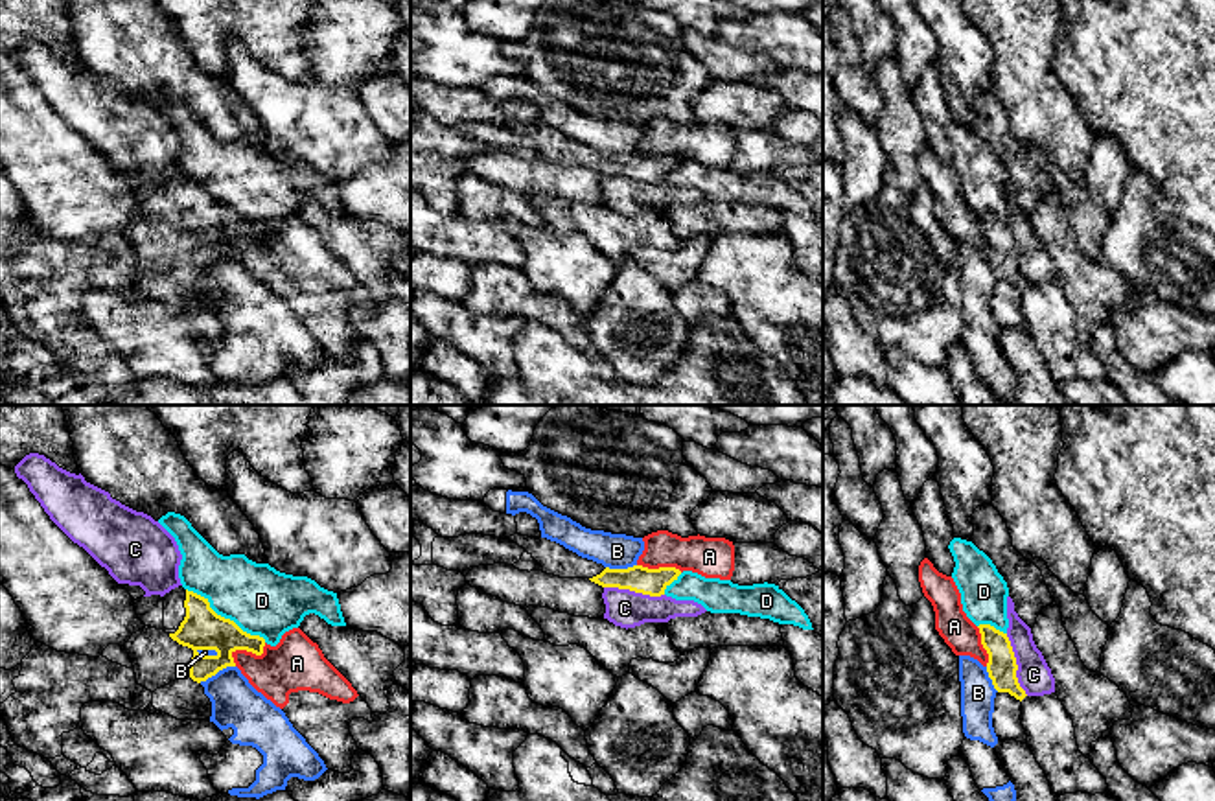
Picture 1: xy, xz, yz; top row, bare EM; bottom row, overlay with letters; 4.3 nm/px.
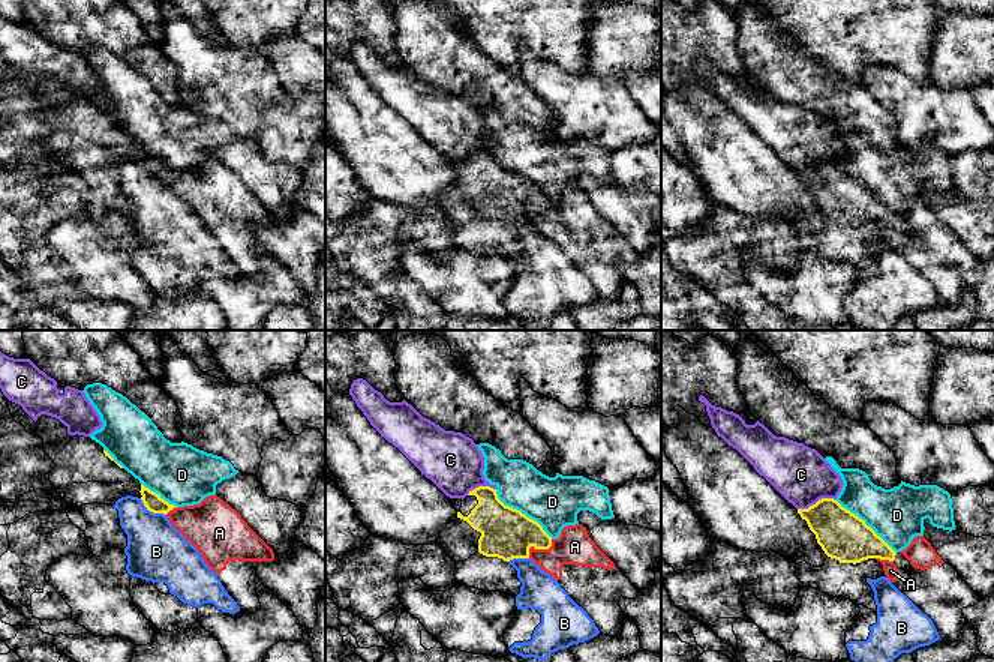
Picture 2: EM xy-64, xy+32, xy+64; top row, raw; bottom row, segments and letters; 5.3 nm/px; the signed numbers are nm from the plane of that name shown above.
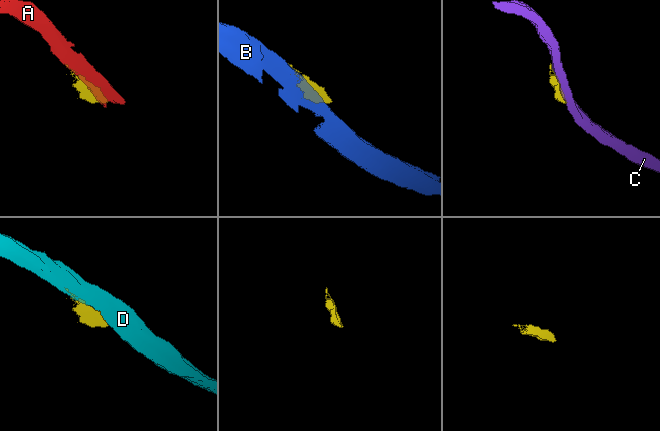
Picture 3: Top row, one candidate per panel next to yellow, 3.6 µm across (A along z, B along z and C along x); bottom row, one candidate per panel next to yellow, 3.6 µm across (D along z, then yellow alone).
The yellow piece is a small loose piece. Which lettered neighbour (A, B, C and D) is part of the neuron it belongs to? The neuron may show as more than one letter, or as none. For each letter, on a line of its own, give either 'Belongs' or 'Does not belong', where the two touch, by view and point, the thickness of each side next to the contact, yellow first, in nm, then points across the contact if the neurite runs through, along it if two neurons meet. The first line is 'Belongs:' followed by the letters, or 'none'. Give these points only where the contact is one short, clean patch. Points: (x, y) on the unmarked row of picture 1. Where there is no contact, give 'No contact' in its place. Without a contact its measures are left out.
Belongs: none
A: Does not belong. Touches yellow at xy (245, 236). Thickness 180 nm (yellow) against 240 nm. Boundary: xy (266, 231), (260, 242), (236, 238), (232, 242), (234, 253)
B: Does not belong. Touches yellow at xy (216, 260). Thickness 180 nm (yellow) against 220 nm
C: Does not belong. Touches yellow at yz (1017, 253). Thickness 130 nm (yellow) against 150 nm
D: Does not belong. Touches yellow at xy (223, 205). Thickness 180 nm (yellow) against 300 nm

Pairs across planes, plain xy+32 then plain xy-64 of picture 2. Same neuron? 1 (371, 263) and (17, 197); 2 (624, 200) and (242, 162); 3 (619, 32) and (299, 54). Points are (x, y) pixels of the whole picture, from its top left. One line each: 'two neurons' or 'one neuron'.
1: one neuron
2: one neuron
3: two neurons

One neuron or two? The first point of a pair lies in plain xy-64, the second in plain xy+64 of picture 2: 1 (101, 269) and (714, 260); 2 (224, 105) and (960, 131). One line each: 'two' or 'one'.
1: two
2: one

